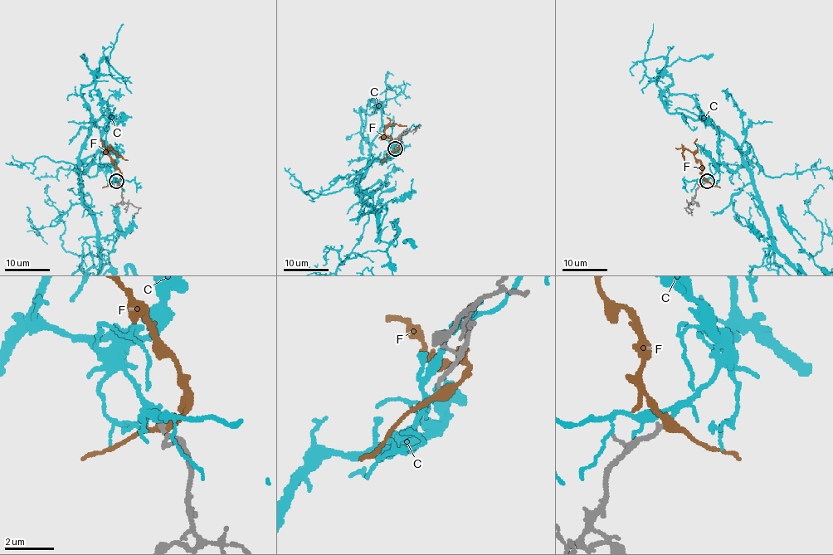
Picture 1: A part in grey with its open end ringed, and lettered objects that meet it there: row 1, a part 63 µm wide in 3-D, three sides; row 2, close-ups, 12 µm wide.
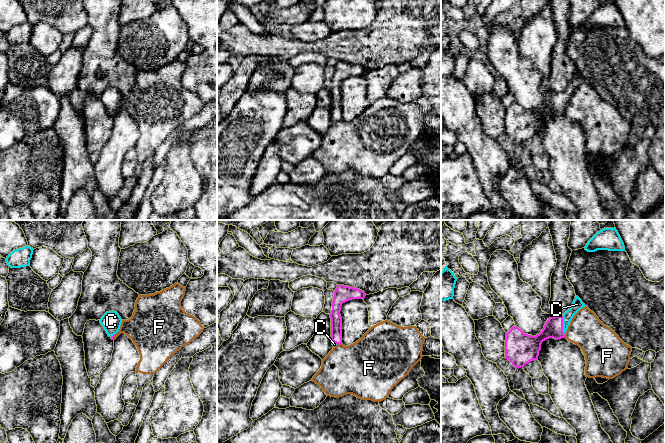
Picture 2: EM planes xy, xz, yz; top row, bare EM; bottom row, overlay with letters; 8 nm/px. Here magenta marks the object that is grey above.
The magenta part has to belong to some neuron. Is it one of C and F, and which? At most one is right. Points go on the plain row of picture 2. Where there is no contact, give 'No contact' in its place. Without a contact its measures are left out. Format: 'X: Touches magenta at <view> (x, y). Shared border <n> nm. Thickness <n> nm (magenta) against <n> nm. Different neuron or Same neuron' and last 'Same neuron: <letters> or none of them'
C: Touches magenta at yz (562, 101). Shared border 150 nm. Thickness 160 nm (magenta) against 90 nm. Same neuron
F: Touches magenta at xz (339, 119). Shared border 50 nm. Thickness 100 nm (magenta) against 400 nm. Different neuron
Same neuron: C

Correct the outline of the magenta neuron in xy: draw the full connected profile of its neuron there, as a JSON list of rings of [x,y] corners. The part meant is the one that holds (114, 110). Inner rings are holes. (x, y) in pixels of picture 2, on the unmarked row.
[[[109,87],[101,93],[100,99],[108,112],[113,116],[113,113],[120,105],[122,95],[117,88]]]

